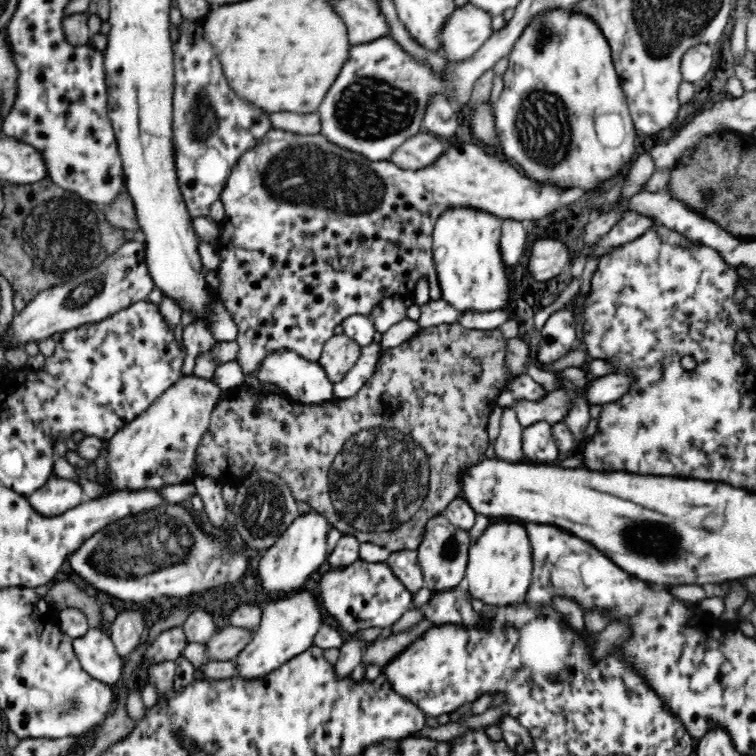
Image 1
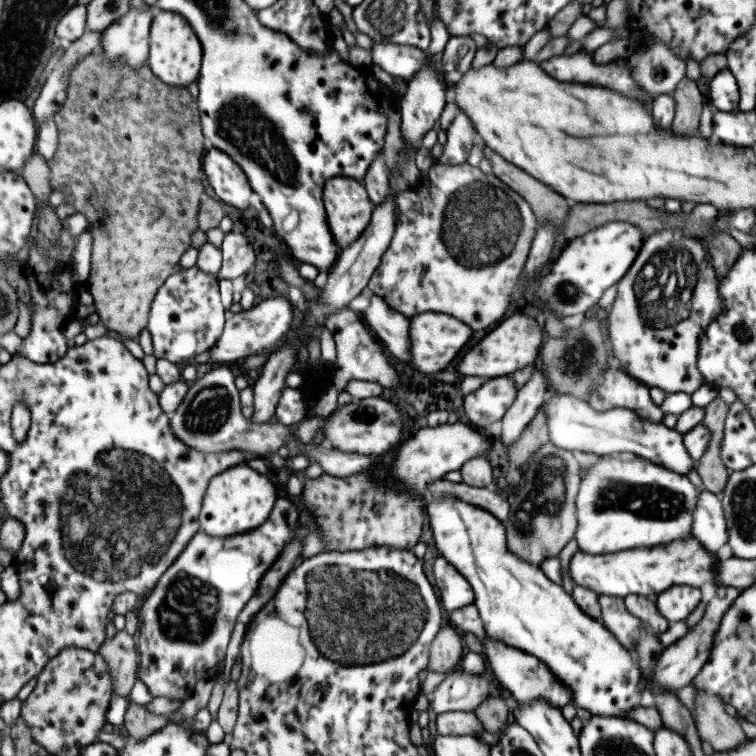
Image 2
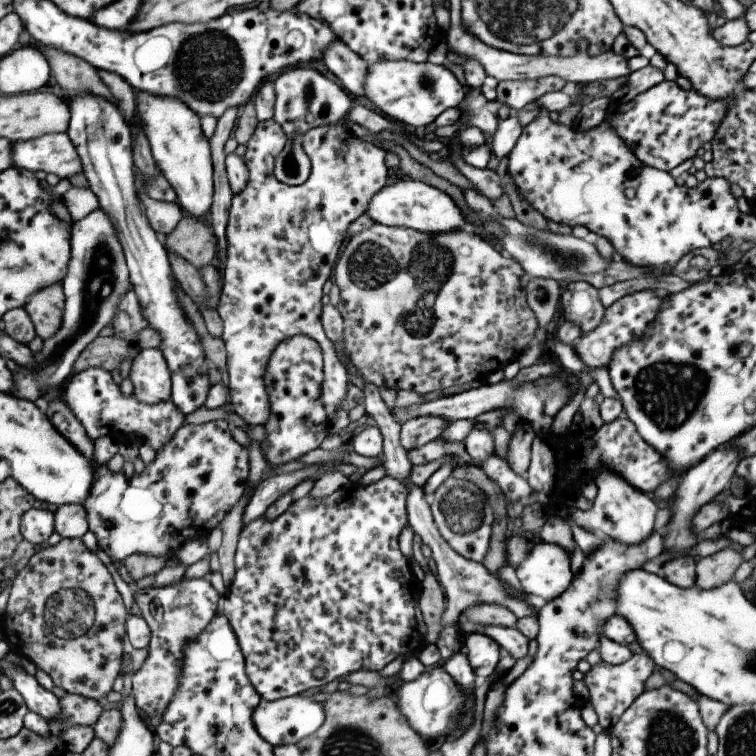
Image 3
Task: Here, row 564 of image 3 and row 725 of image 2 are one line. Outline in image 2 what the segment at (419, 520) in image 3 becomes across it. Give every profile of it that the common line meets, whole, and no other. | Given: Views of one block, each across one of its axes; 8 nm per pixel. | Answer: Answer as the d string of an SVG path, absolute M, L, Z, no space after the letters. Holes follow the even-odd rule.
M449 710L436 714L435 730L441 736L474 736L484 730L473 711Z

